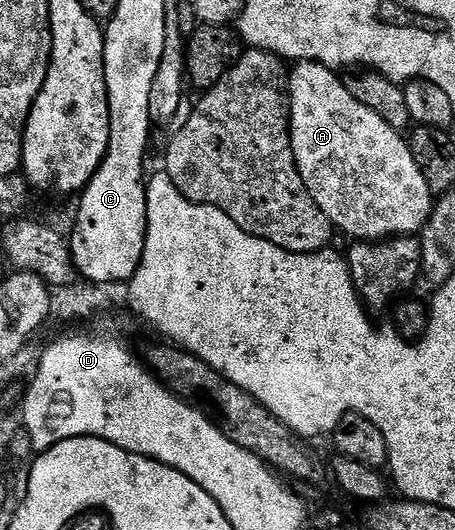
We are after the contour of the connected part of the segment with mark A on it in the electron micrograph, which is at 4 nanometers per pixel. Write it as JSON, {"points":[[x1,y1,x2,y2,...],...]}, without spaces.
{"points":[[316,61,298,62,290,70,289,88,291,91,291,142,293,143,295,162,301,171,301,179,305,179,305,187,309,187,309,195,313,195,317,207,321,207,321,211,325,211,325,215,329,215,332,226,338,232,340,229,341,232,348,233,355,241,382,241,393,237,410,237,418,234,431,214,433,195,429,191,429,183,425,183,425,175,421,173,421,167,414,162,408,138,381,119,372,108,365,107,364,103,353,99,346,80,336,70,325,67,321,63]]}

